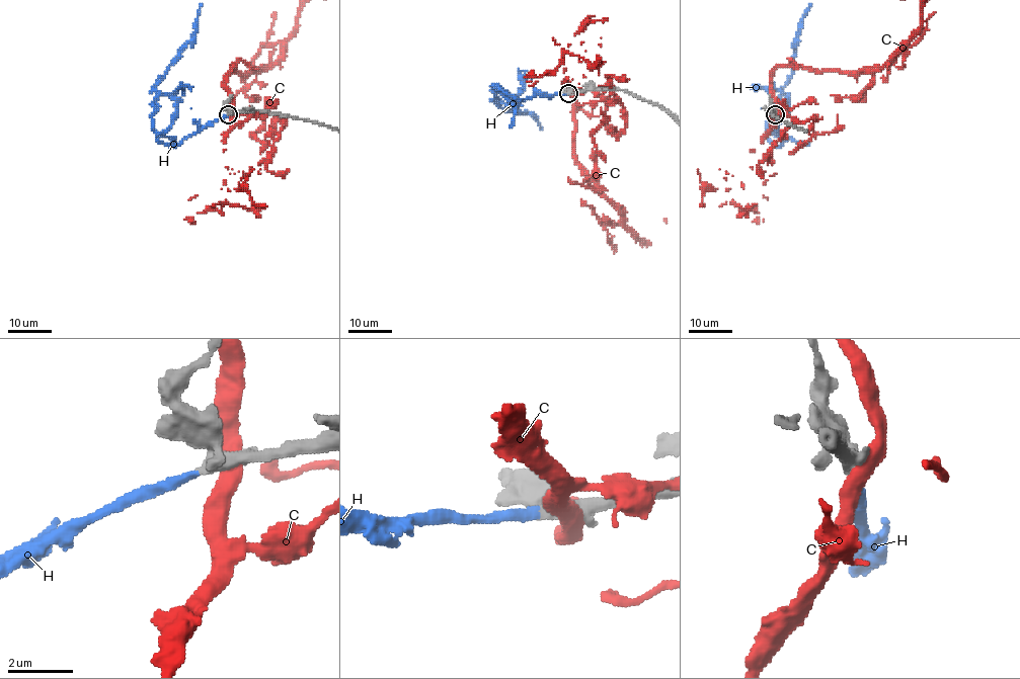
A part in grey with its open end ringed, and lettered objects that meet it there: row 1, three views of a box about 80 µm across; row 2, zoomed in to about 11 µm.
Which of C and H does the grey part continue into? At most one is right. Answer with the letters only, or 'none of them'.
H

